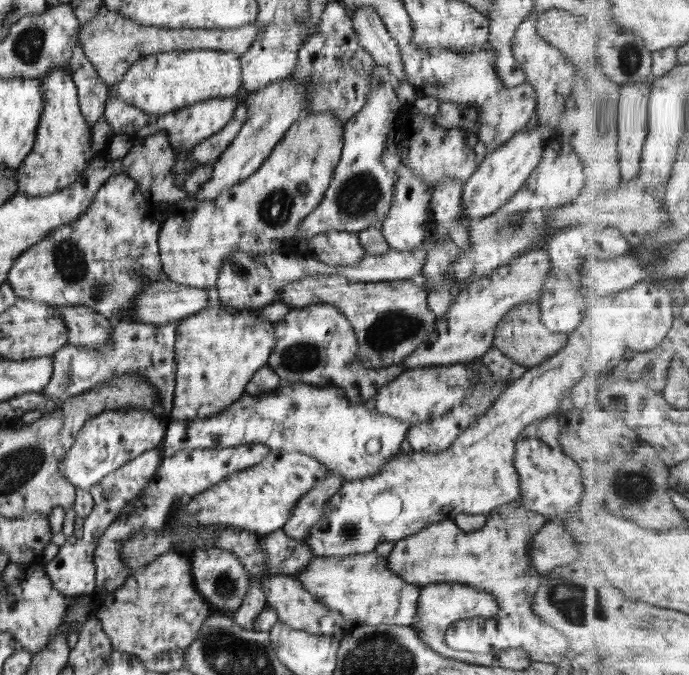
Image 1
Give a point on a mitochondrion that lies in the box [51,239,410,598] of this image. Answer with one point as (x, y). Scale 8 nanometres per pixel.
(300, 357)

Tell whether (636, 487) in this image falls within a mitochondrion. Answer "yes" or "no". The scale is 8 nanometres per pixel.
yes

